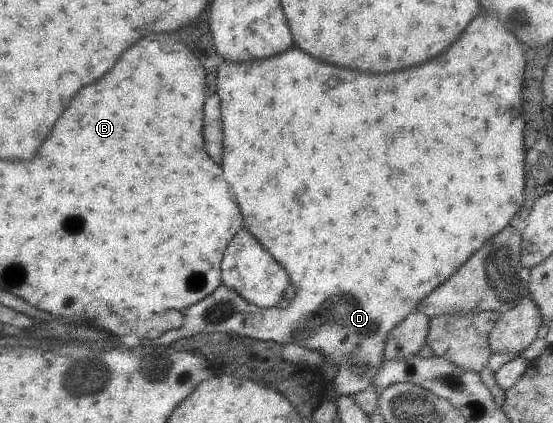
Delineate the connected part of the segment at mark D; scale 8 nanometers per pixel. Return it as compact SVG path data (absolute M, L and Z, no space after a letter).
M478 16L470 22L470 26L464 30L462 38L450 46L444 54L436 56L434 60L426 62L424 66L416 66L416 68L410 68L410 70L402 70L402 72L392 72L392 74L360 74L360 72L352 72L352 70L344 70L344 68L336 68L336 66L330 66L330 64L322 64L318 62L316 58L304 54L302 50L298 48L290 48L288 52L280 54L280 56L274 56L270 60L260 60L260 62L246 62L246 64L222 64L218 68L218 94L222 98L222 120L224 120L224 162L222 162L222 178L234 188L234 194L236 194L236 200L238 200L238 206L242 210L242 216L244 216L244 228L256 238L256 240L285 268L289 274L290 282L296 286L296 292L291 303L285 309L279 309L278 307L266 307L260 308L255 304L250 304L247 300L244 300L235 290L228 288L227 286L220 285L210 296L207 296L204 300L201 300L198 304L191 306L184 317L184 324L179 329L174 329L165 332L160 338L152 339L151 341L140 341L139 345L161 347L170 346L173 342L180 339L189 339L196 335L211 335L212 333L234 333L241 337L248 337L257 341L272 341L279 345L297 344L304 348L318 351L326 360L326 362L333 364L338 368L334 379L328 384L326 394L321 398L322 403L334 403L336 404L339 397L352 397L359 392L365 391L369 386L374 385L375 374L379 371L385 359L383 354L385 353L385 344L387 336L402 322L409 314L414 311L418 312L417 306L424 300L431 292L434 292L441 284L444 284L448 278L450 278L455 272L458 272L458 268L462 264L466 264L466 260L478 252L478 248L482 248L482 244L486 244L488 240L492 240L498 232L502 232L510 220L514 218L514 214L518 214L524 204L524 186L526 186L526 178L524 178L524 158L526 158L526 152L524 152L524 128L526 128L526 122L522 120L522 88L524 88L524 68L526 68L526 56L524 56L524 50L522 46L518 44L518 40L514 38L512 32L508 32L504 28L504 24L494 18L494 16Z

